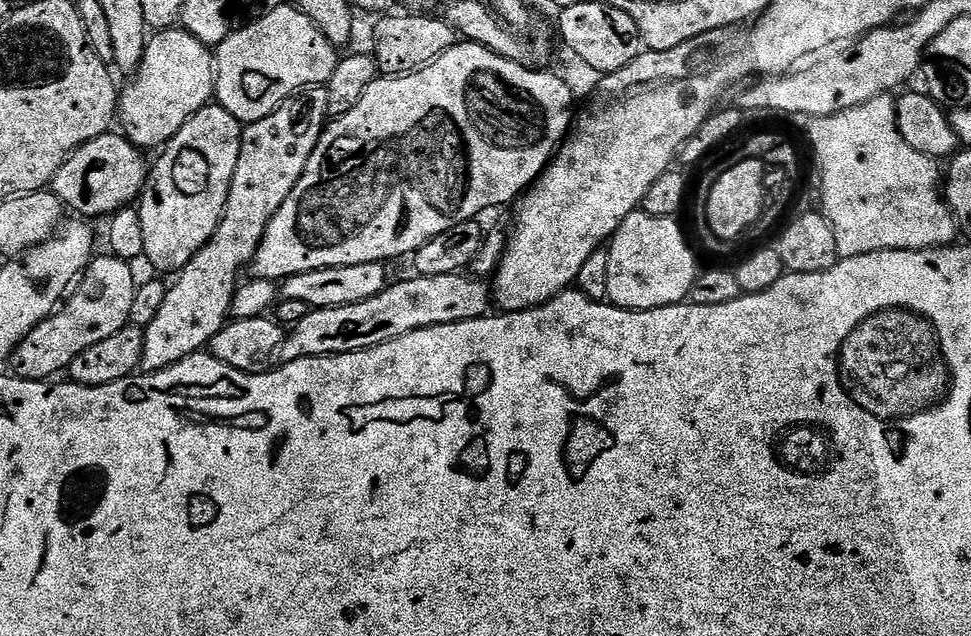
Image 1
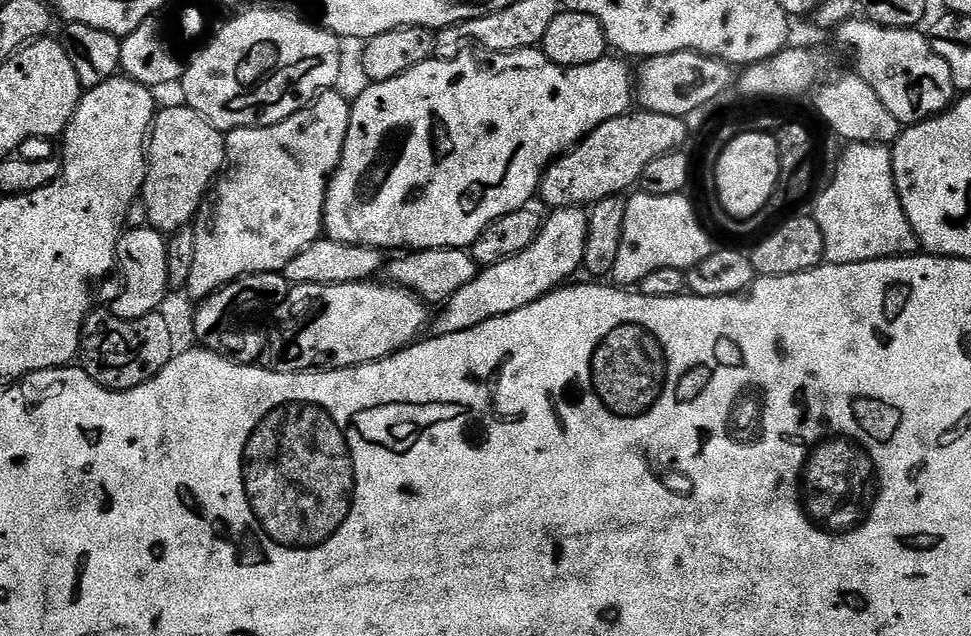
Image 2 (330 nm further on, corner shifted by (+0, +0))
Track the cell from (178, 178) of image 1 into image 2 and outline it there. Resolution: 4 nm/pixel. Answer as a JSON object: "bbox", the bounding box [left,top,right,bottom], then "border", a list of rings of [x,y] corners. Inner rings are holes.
{"bbox":[142,107,226,234],"border":[[[161,107],[152,122],[150,139],[146,145],[148,158],[148,173],[144,179],[142,199],[146,202],[146,214],[151,227],[165,234],[178,231],[179,228],[189,227],[193,223],[196,211],[204,200],[204,195],[213,187],[212,179],[221,175],[226,164],[226,136],[219,132],[205,116],[198,114],[193,108]]]}

